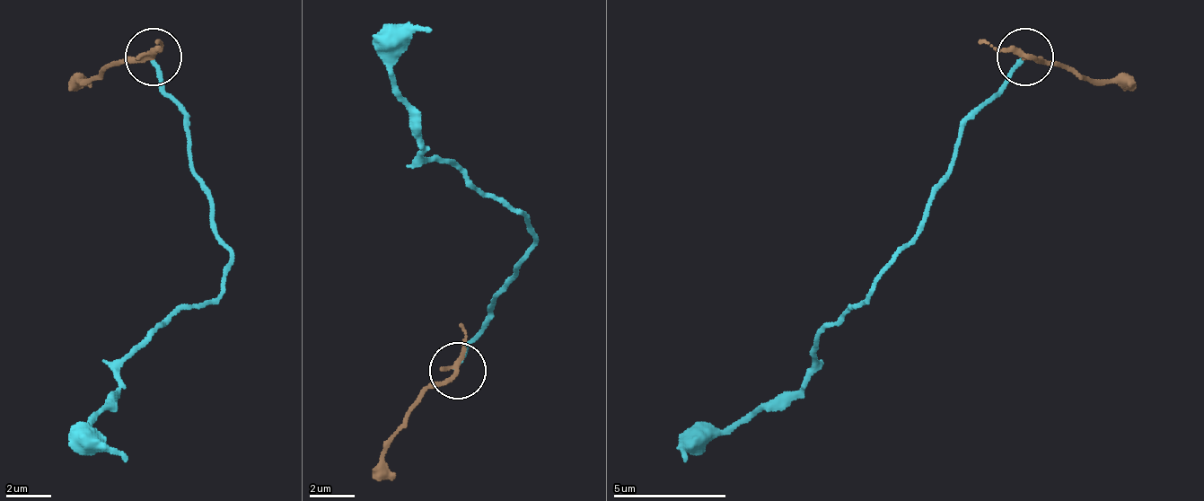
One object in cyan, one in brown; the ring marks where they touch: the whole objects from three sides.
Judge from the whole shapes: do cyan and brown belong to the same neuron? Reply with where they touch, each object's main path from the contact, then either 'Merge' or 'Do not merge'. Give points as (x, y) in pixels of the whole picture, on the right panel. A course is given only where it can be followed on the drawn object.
Place: (1025, 57). Course of cyan: (1026, 58), (964, 120), (953, 171), (925, 228), (867, 296), (816, 336), (811, 376), (715, 426), (681, 455). Course of brown: (1026, 58), (1134, 86). Do not merge

